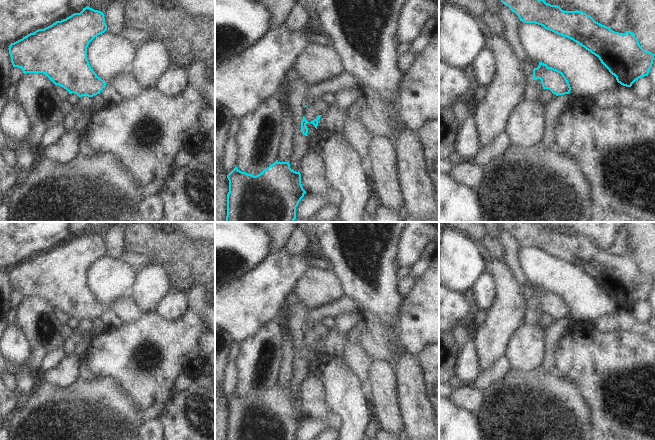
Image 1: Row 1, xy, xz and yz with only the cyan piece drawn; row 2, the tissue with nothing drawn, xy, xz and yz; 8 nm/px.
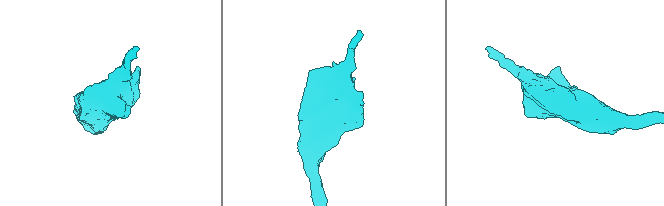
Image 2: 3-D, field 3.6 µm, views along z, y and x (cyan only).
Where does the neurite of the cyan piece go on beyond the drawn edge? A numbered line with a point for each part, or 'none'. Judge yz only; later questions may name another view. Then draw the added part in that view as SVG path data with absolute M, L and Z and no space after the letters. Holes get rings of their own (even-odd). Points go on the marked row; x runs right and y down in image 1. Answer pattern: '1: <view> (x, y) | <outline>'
none

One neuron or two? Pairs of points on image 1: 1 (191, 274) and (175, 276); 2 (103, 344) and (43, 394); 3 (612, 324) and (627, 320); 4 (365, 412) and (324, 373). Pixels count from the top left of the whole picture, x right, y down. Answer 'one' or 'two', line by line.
1: one
2: two
3: one
4: one

